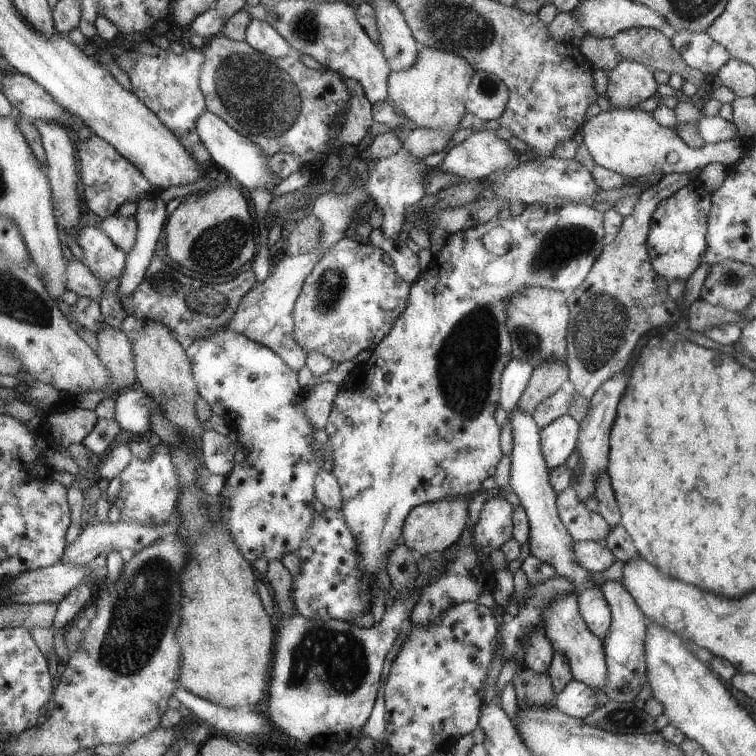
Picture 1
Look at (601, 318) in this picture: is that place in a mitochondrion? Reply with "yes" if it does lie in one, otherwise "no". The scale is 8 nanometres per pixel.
yes

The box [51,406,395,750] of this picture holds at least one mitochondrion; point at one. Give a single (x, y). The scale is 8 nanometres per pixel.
(146, 607)

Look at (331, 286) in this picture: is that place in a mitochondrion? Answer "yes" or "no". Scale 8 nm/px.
yes

